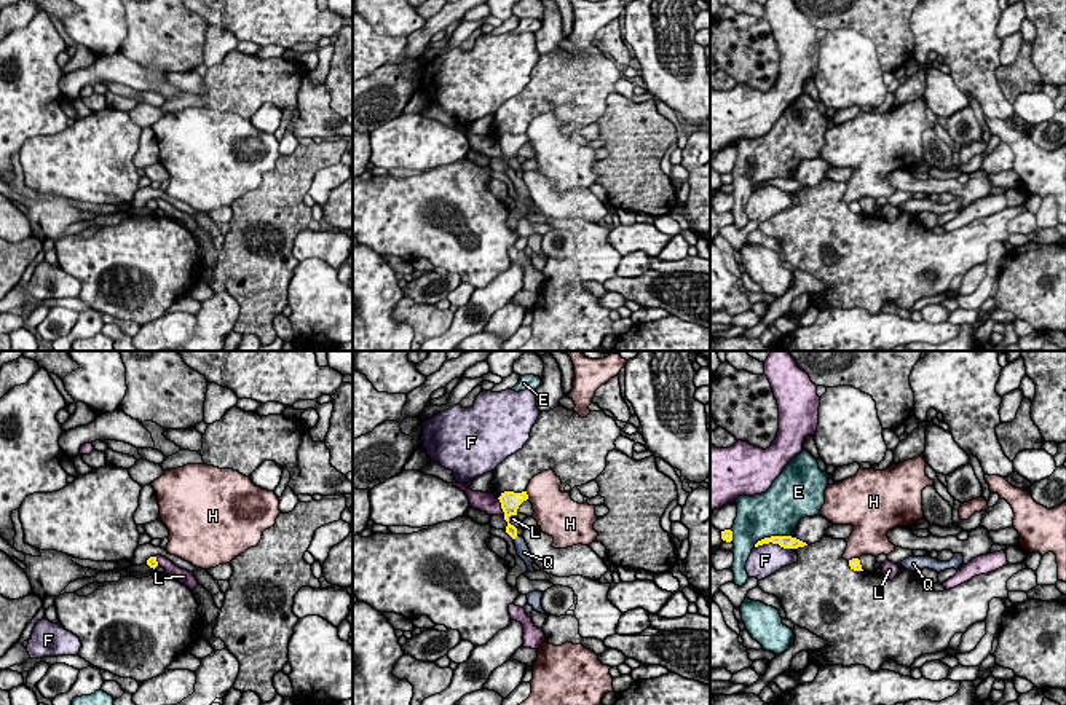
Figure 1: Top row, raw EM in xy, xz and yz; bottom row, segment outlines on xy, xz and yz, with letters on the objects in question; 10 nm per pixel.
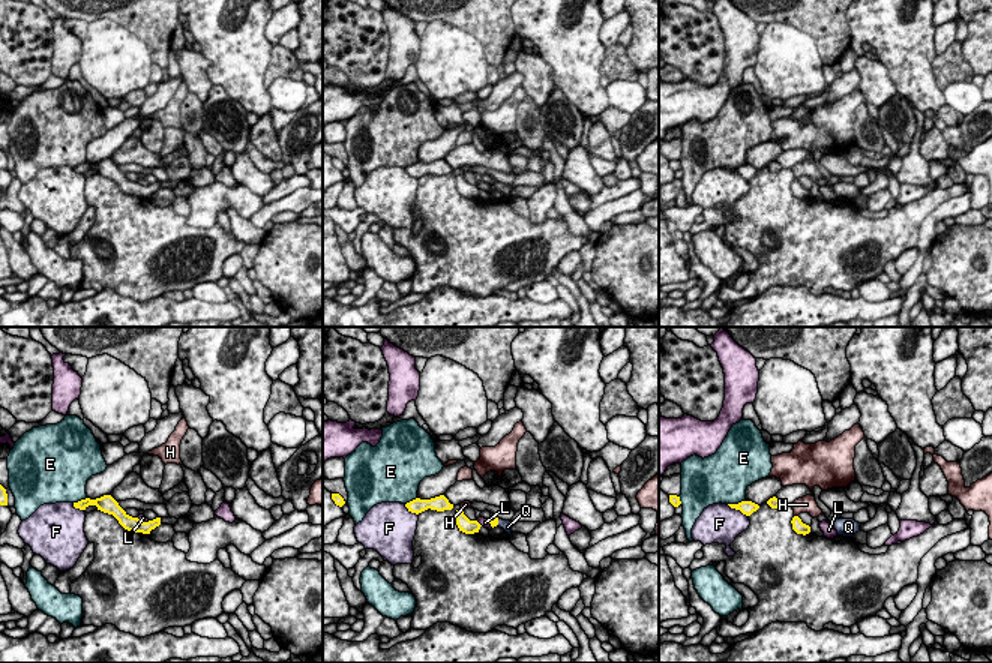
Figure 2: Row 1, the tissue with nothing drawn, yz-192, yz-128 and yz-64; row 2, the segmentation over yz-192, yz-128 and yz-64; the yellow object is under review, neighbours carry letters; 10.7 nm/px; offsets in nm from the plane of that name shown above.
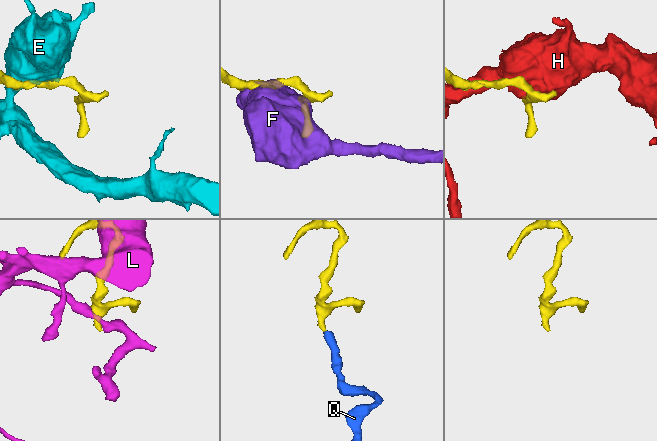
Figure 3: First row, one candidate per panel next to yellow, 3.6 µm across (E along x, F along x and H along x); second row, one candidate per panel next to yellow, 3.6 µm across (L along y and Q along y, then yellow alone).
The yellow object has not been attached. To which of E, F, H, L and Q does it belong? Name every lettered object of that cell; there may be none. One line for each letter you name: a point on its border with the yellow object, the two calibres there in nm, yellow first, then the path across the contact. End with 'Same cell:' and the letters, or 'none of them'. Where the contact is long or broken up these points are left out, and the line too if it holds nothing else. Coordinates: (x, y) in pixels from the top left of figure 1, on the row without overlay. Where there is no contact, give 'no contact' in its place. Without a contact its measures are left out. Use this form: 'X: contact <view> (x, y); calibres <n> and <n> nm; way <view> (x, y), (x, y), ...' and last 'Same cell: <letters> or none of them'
Q: no contact
Same cell: Q

